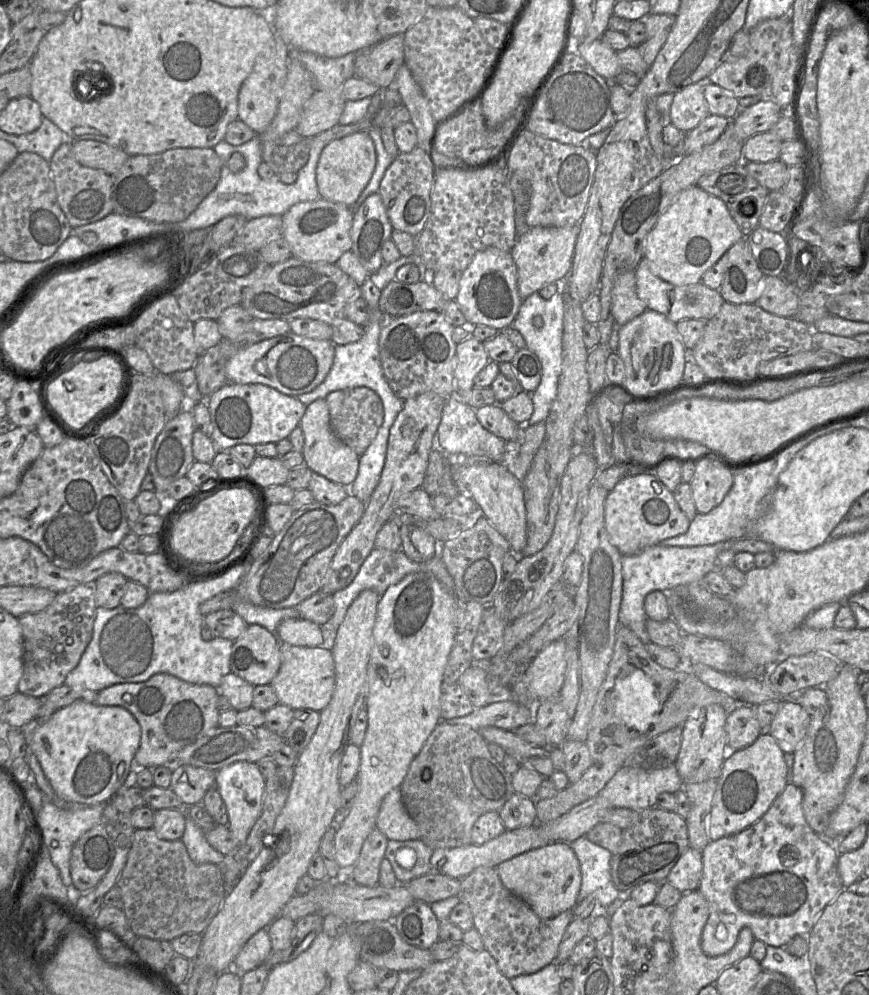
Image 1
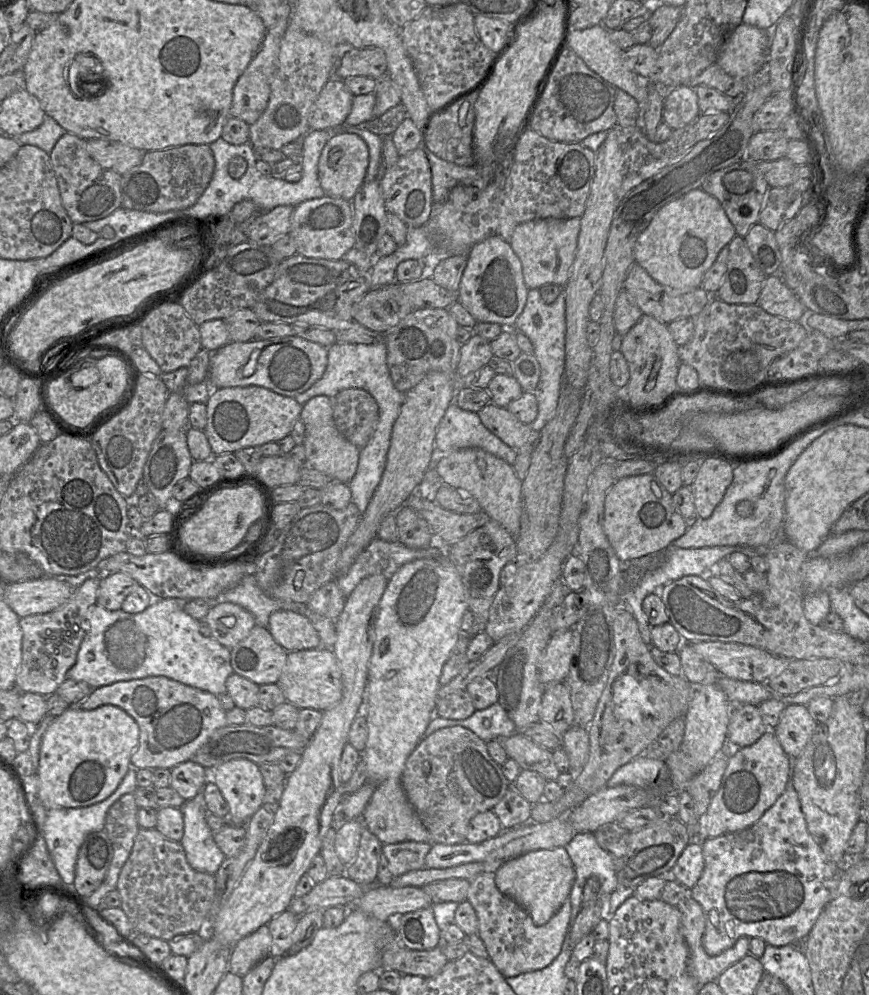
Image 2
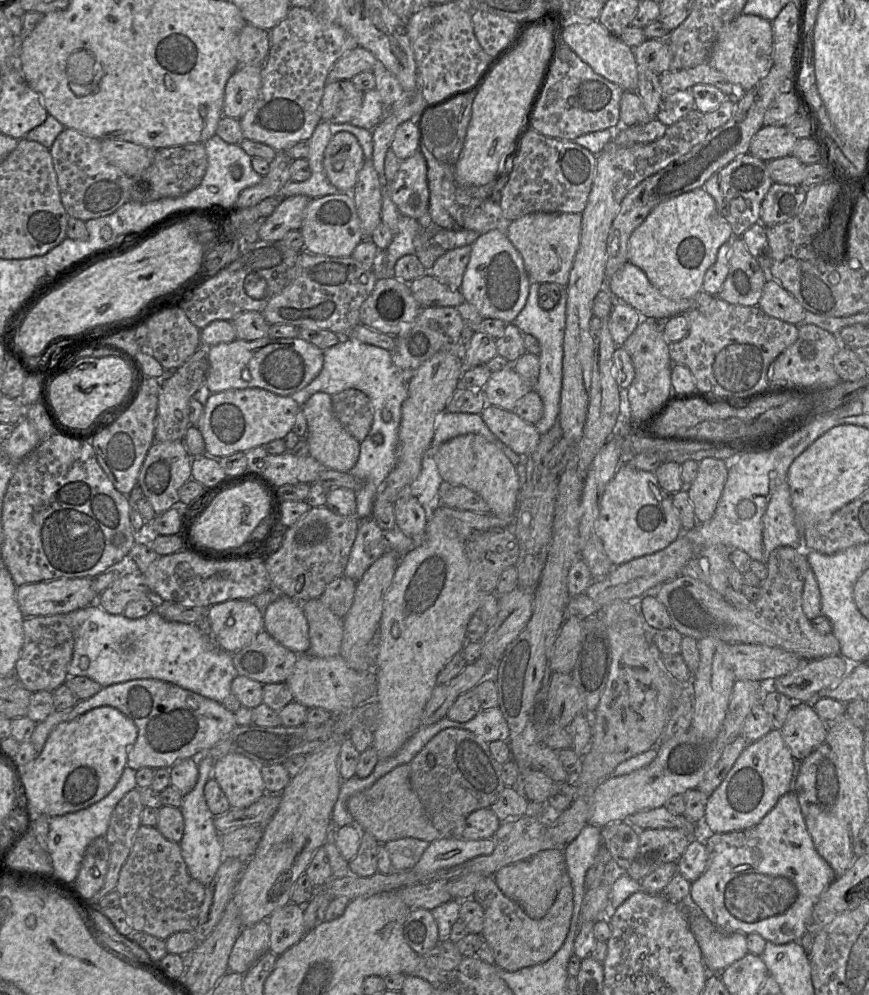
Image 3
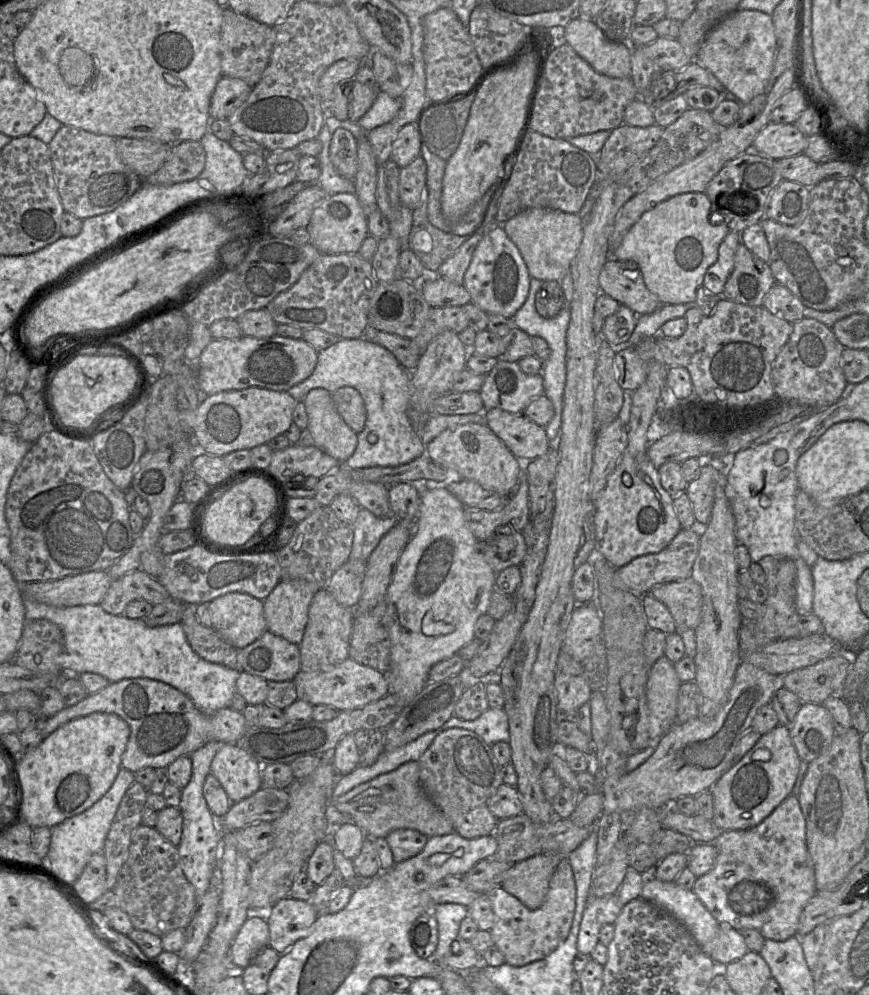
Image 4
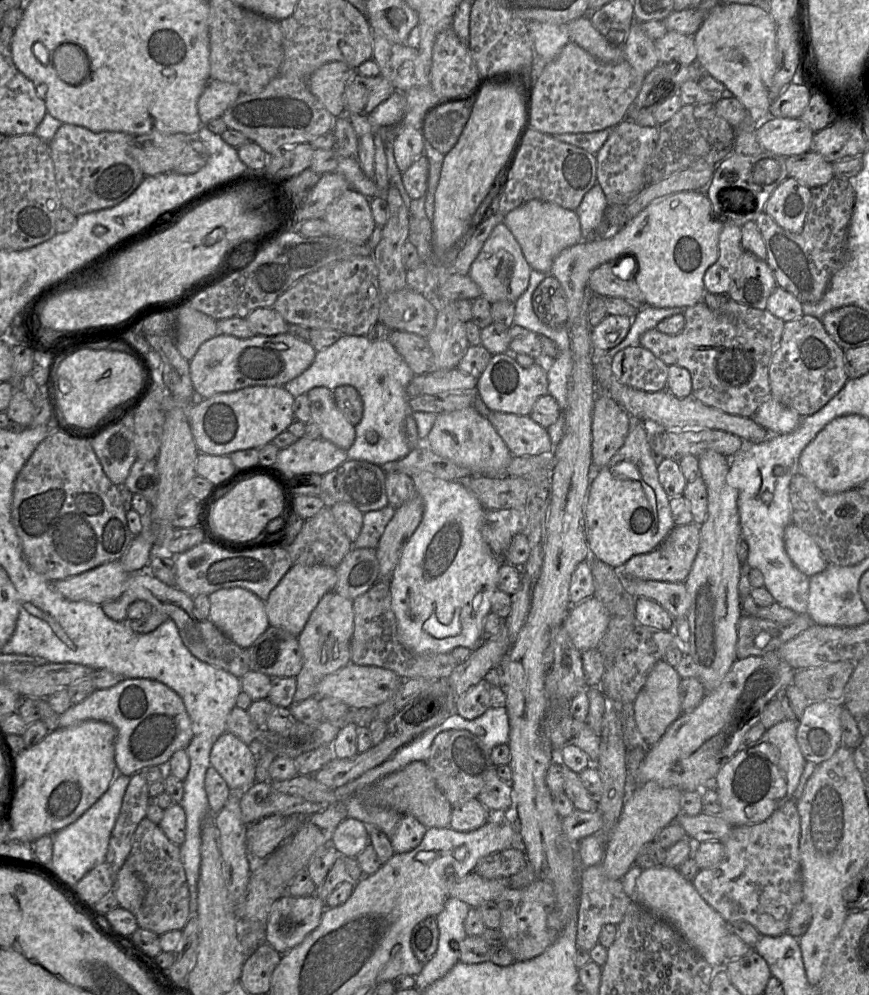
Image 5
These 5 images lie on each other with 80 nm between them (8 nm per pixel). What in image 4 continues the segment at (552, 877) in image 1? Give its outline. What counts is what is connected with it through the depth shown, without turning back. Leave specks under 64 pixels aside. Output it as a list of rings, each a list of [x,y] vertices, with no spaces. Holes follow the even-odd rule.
[[[540,853],[516,862],[503,875],[501,886],[528,909],[535,910],[544,901],[561,857],[555,853]]]

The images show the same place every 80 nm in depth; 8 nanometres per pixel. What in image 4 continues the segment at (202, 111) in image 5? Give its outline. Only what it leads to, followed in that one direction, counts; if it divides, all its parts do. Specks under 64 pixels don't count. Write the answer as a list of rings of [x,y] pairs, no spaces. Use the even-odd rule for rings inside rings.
[[[222,76],[211,96],[210,119],[228,119],[246,101],[252,89],[253,87],[242,79]]]

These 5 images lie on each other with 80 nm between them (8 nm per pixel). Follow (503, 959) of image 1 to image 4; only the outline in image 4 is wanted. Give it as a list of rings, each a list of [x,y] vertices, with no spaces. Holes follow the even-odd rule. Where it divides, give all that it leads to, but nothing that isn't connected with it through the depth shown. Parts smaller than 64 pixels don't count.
[[[561,857],[553,873],[542,905],[530,910],[501,885],[482,893],[488,897],[494,912],[494,925],[489,931],[494,946],[504,955],[505,963],[520,967],[541,960],[551,954],[567,938],[576,904],[576,886],[566,857]]]

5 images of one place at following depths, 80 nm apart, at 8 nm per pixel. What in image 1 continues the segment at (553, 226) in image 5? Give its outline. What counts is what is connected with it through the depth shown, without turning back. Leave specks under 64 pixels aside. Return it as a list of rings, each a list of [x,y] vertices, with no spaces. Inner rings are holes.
[[[578,225],[566,227],[536,226],[517,237],[511,255],[517,269],[517,286],[524,300],[550,283],[562,283],[568,276],[578,237]]]

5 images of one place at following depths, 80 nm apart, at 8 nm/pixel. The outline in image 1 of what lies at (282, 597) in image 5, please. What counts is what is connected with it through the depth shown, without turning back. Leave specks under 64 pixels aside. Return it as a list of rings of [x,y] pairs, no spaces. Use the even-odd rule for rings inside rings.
[[[304,618],[283,620],[276,635],[281,642],[301,647],[319,647],[326,644],[326,633],[322,626]]]

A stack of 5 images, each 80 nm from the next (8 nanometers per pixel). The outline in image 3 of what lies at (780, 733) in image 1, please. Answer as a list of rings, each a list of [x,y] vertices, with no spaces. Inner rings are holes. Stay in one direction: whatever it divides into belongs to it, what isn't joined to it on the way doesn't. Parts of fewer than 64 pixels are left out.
[[[795,703],[780,731],[794,759],[803,760],[825,741],[828,727],[812,703]]]

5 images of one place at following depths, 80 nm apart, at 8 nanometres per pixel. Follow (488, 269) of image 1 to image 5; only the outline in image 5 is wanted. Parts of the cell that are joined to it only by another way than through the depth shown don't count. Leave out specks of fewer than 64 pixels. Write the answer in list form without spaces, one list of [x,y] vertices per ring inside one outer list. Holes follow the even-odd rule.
[[[505,223],[494,227],[478,256],[472,263],[468,276],[478,285],[481,296],[491,304],[498,301],[516,302],[529,285],[532,268],[521,247]]]

